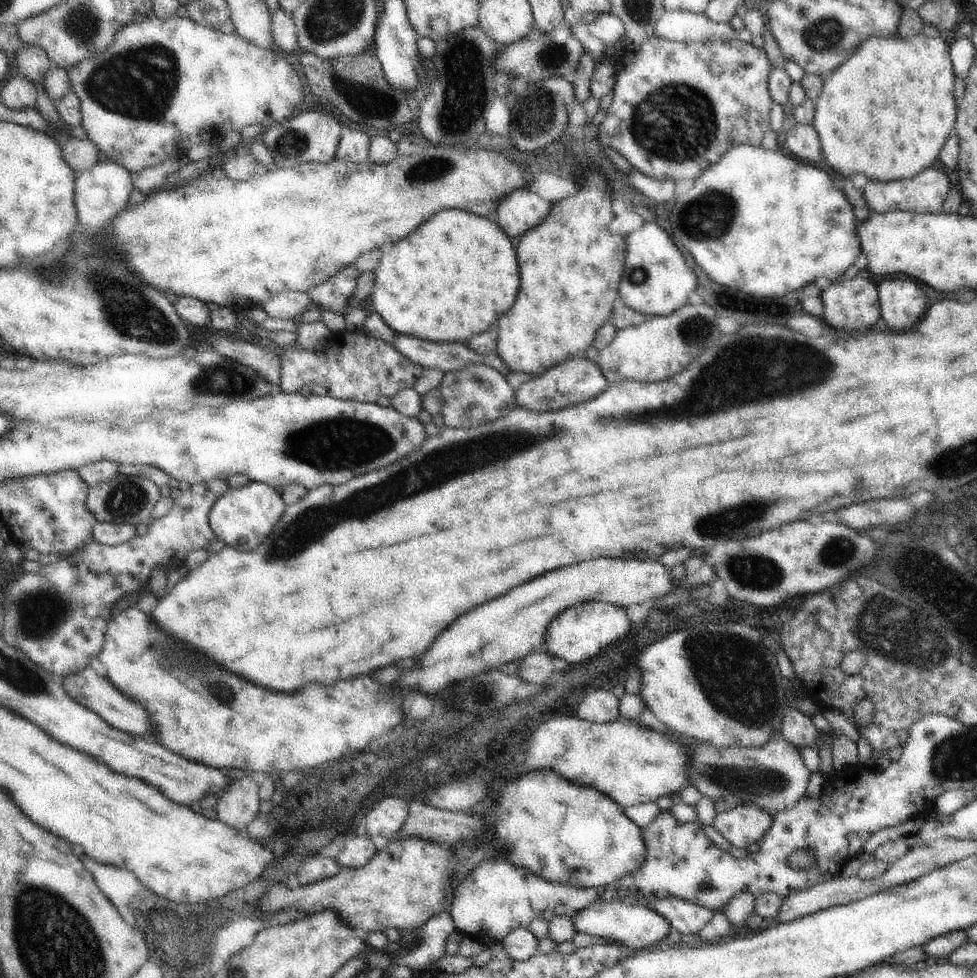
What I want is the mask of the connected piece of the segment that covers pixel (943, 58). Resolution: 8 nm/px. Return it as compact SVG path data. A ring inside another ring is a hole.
M922 32L909 39L898 36L898 38L890 37L886 40L884 37L874 36L874 38L866 40L848 62L844 62L838 70L834 69L832 78L827 76L824 79L819 99L815 104L812 124L819 136L823 158L826 159L833 171L841 174L844 178L851 180L855 174L864 174L868 180L882 180L885 183L918 176L924 169L935 166L940 150L944 148L950 132L955 128L958 109L958 101L954 99L956 77L951 59L950 42L946 42L940 37L928 38Z

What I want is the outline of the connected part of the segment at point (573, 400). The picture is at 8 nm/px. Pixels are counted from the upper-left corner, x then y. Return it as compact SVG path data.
M583 352L578 356L568 357L563 363L548 369L544 374L532 377L529 381L522 383L515 392L516 406L528 408L532 412L556 412L560 408L576 406L576 404L582 404L582 402L588 402L588 400L600 396L600 392L604 392L608 388L607 380L604 378L600 367L596 363L586 360L582 355Z

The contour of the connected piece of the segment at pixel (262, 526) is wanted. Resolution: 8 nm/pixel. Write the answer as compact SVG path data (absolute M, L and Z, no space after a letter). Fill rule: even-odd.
M250 481L240 489L229 488L209 512L209 525L215 538L240 552L256 550L270 534L285 511L281 491L264 483Z

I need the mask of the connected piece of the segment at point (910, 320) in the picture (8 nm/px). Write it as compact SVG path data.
M904 276L884 278L877 286L882 318L892 330L914 328L926 312L928 298L917 281Z

